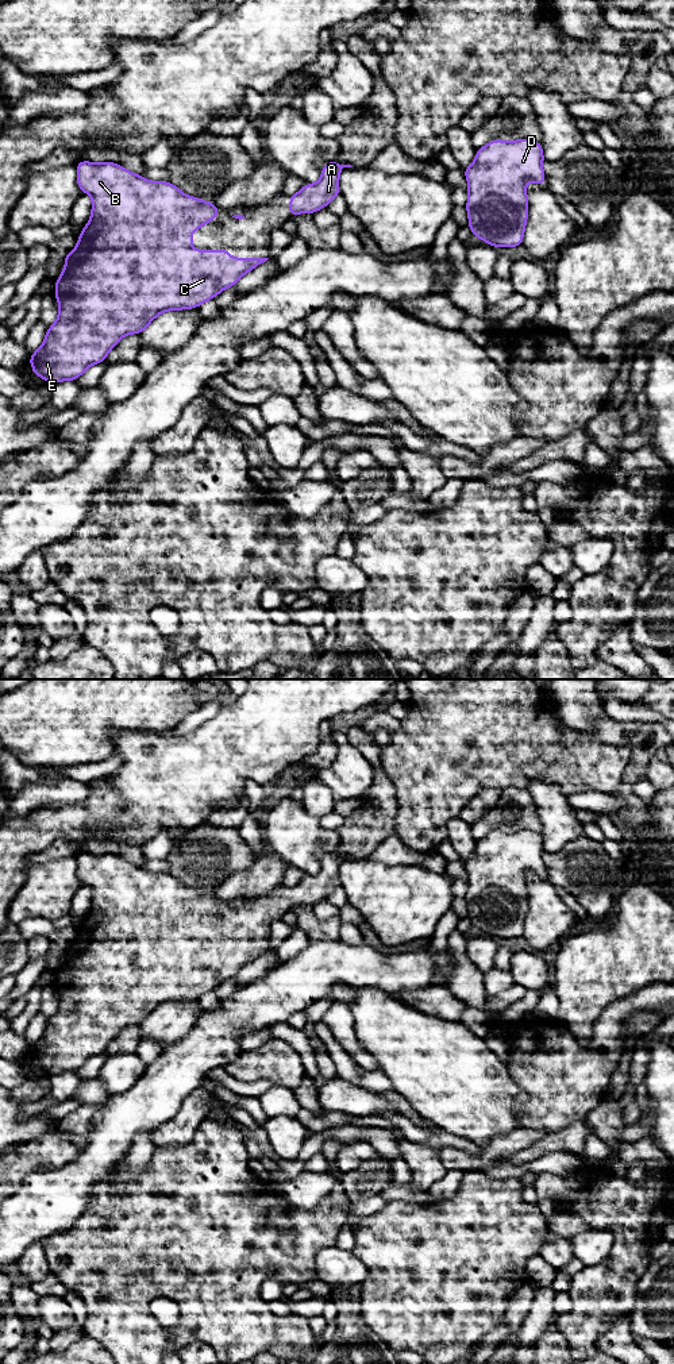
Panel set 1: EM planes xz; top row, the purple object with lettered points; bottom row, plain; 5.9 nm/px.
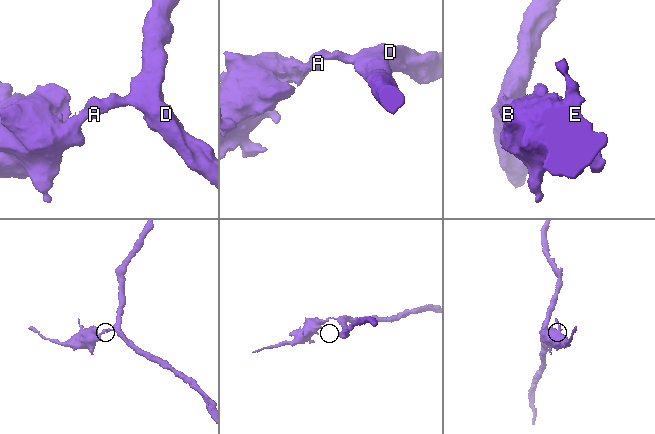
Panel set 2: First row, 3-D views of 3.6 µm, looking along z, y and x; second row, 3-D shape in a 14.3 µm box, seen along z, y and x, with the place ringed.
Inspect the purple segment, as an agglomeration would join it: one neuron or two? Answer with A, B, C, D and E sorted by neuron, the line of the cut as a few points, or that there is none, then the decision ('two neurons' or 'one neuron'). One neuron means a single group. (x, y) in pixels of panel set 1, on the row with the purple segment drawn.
A B C D E; no cut; one neuron

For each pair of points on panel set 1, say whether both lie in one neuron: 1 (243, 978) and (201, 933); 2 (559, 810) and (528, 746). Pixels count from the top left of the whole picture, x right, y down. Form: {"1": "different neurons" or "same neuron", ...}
{"1": "different neurons", "2": "different neurons"}

